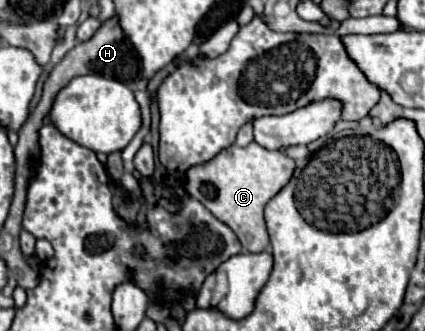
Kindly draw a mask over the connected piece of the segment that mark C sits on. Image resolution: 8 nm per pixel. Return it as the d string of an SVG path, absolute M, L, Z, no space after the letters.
M251 142L245 148L231 144L209 162L191 166L185 172L185 190L191 198L199 200L215 218L227 224L237 234L245 250L261 252L269 244L263 208L289 182L293 170L295 162L279 150L269 152L257 142Z

